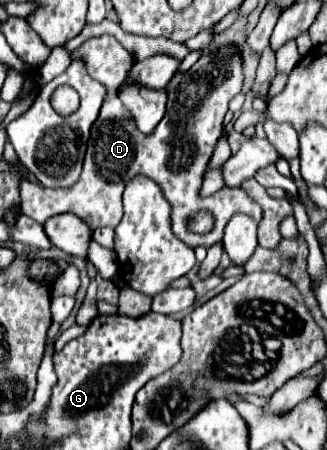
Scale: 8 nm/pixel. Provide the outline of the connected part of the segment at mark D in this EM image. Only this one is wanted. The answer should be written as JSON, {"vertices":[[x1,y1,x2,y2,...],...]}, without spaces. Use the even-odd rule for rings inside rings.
{"vertices":[[112,35,92,37,82,43,72,57,82,57,92,79,106,87,106,99,100,109,100,117,92,125,92,135,88,141,88,151,84,159,84,169,80,179,72,187,48,189,38,183,22,181,22,213,38,223,60,215,74,213,82,217,92,229,96,227,116,227,122,219,122,191,130,177,146,173,154,177,162,187,164,196,172,206,172,231,188,247,212,247,222,241,222,233,228,217,234,213,246,213,260,221,260,205,242,187,224,187,208,197,200,195,204,173,214,147,222,135,224,115,228,111,230,99,242,91,244,83,244,63,240,49,236,45,222,45,210,53,204,53,188,71,176,73,168,83,168,107,166,115,154,133,144,135,138,131,134,119,118,97,118,89,124,83,134,57,116,41],[198,209,208,209,216,223,214,229,198,235,188,231,187,219]]}

